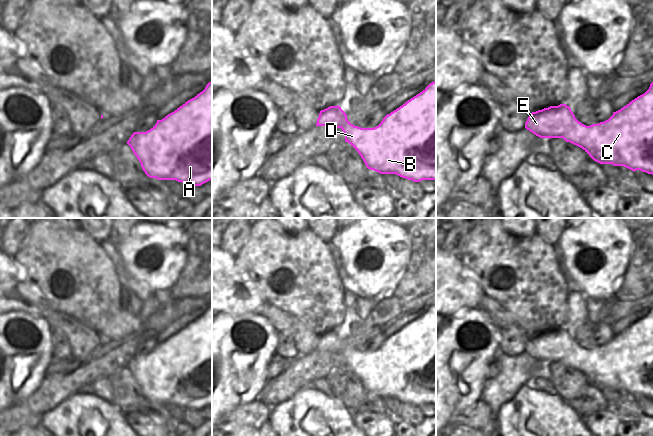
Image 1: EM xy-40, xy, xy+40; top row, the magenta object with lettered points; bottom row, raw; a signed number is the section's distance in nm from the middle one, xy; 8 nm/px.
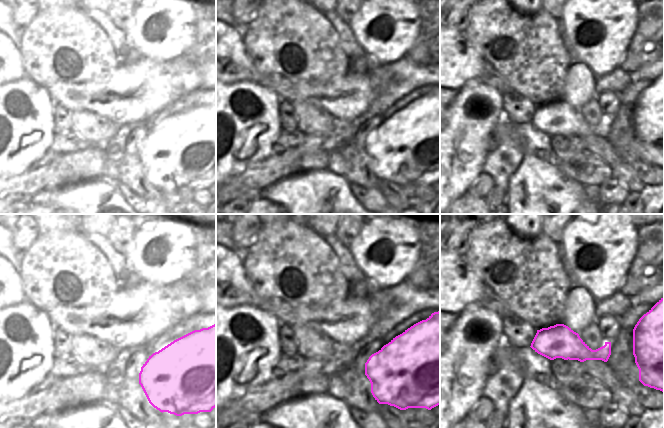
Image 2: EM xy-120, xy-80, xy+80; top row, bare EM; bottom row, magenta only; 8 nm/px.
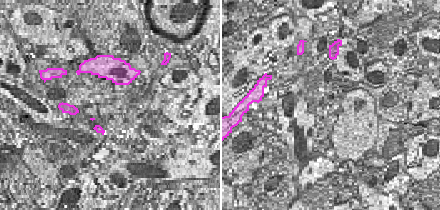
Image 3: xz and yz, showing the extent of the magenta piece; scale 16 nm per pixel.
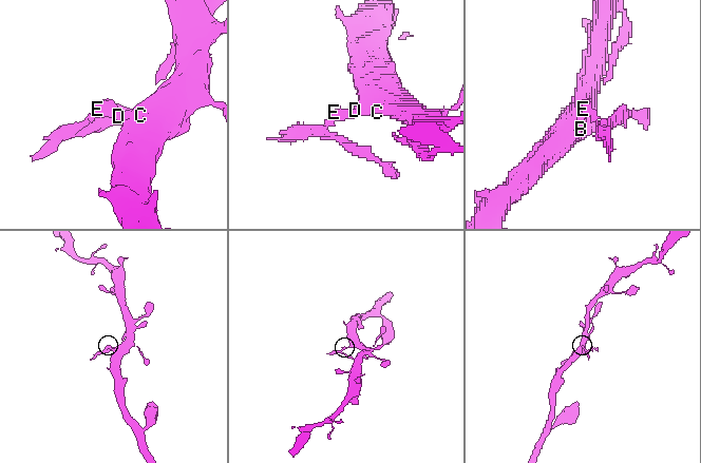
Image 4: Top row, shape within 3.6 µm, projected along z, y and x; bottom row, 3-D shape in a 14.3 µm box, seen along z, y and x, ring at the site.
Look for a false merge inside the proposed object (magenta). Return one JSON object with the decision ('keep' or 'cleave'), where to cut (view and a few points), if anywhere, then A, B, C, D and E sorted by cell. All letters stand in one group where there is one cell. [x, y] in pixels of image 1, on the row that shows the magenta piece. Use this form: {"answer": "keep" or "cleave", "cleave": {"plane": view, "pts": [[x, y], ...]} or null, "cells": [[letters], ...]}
{"answer": "cleave", "cleave": {"plane": "xy+40", "pts": [[575, 118], [575, 122], [565, 131], [562, 137]]}, "cells": [["A", "B", "C", "D"], ["E"]]}

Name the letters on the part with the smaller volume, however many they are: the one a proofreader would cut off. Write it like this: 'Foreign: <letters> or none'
Foreign: E

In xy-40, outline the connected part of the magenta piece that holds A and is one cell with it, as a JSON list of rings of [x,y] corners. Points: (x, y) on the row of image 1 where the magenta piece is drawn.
[[[212,81],[194,98],[165,116],[146,132],[134,132],[127,144],[141,163],[145,174],[158,180],[176,180],[201,186],[212,180]]]

